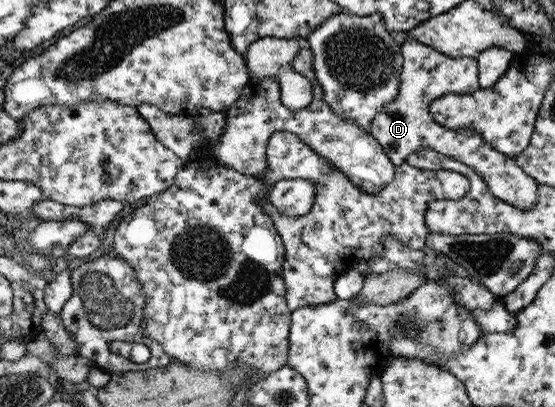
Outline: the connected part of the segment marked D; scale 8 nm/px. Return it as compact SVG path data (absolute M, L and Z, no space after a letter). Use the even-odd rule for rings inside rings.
M410 38L401 44L403 66L398 95L390 104L380 107L378 115L372 119L369 133L382 145L384 153L396 166L406 163L407 156L420 148L434 149L437 153L445 154L473 168L496 198L512 203L512 206L520 210L532 208L538 201L539 183L518 166L515 157L494 150L486 140L480 139L469 128L446 129L432 118L429 106L434 99L448 93L472 94L480 89L477 60L468 57L451 58L433 49L432 46L424 46L418 40Z

